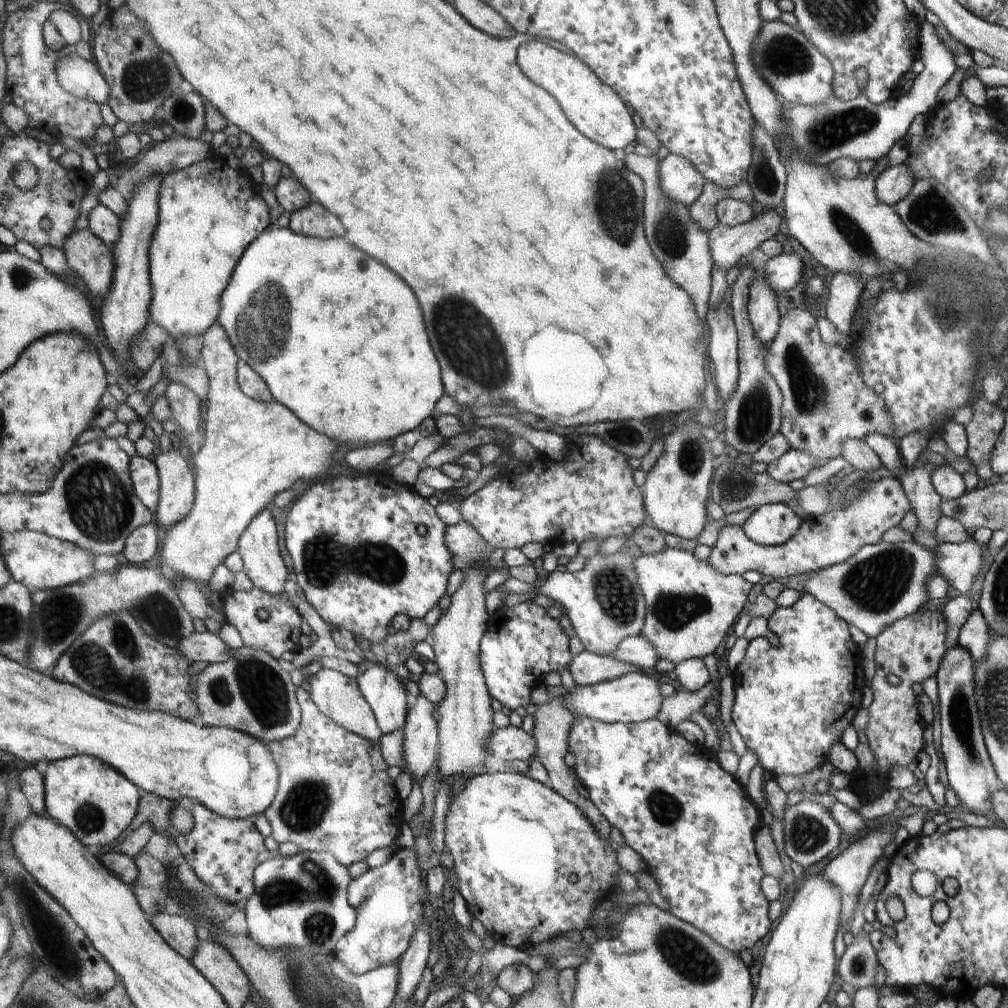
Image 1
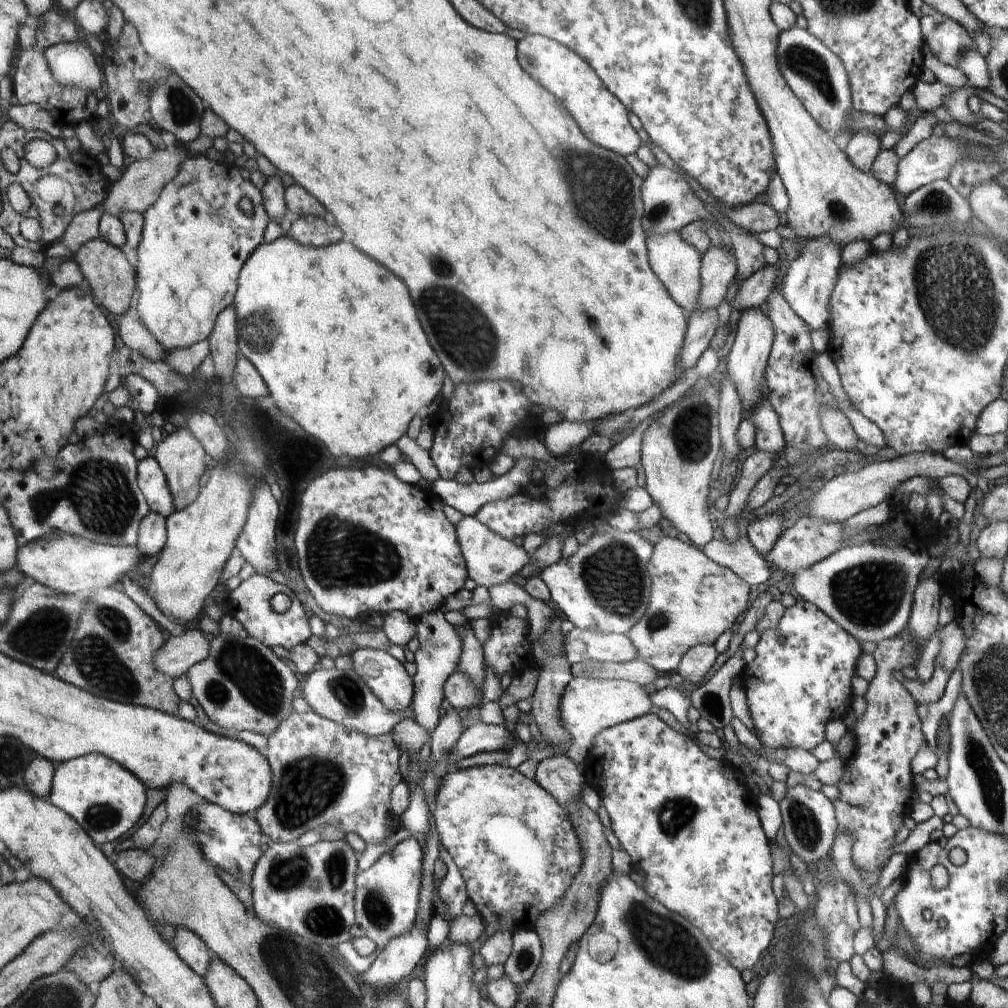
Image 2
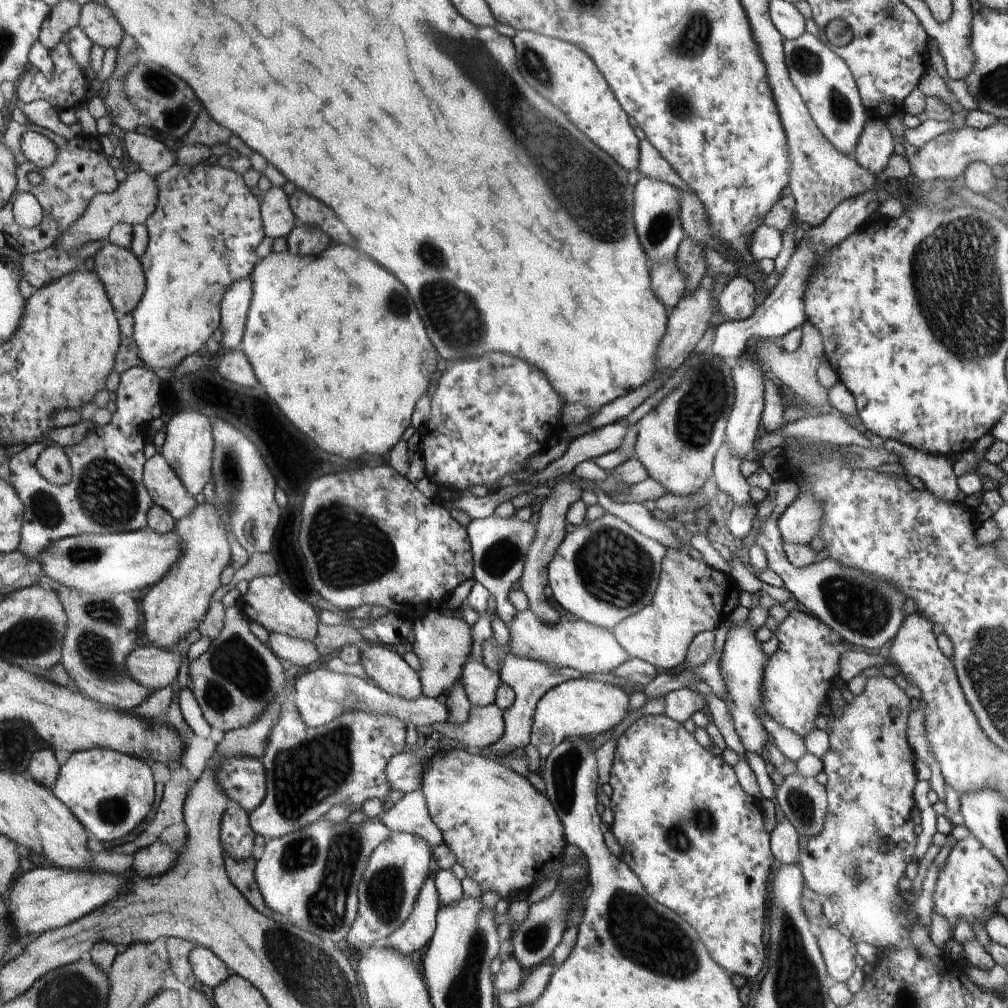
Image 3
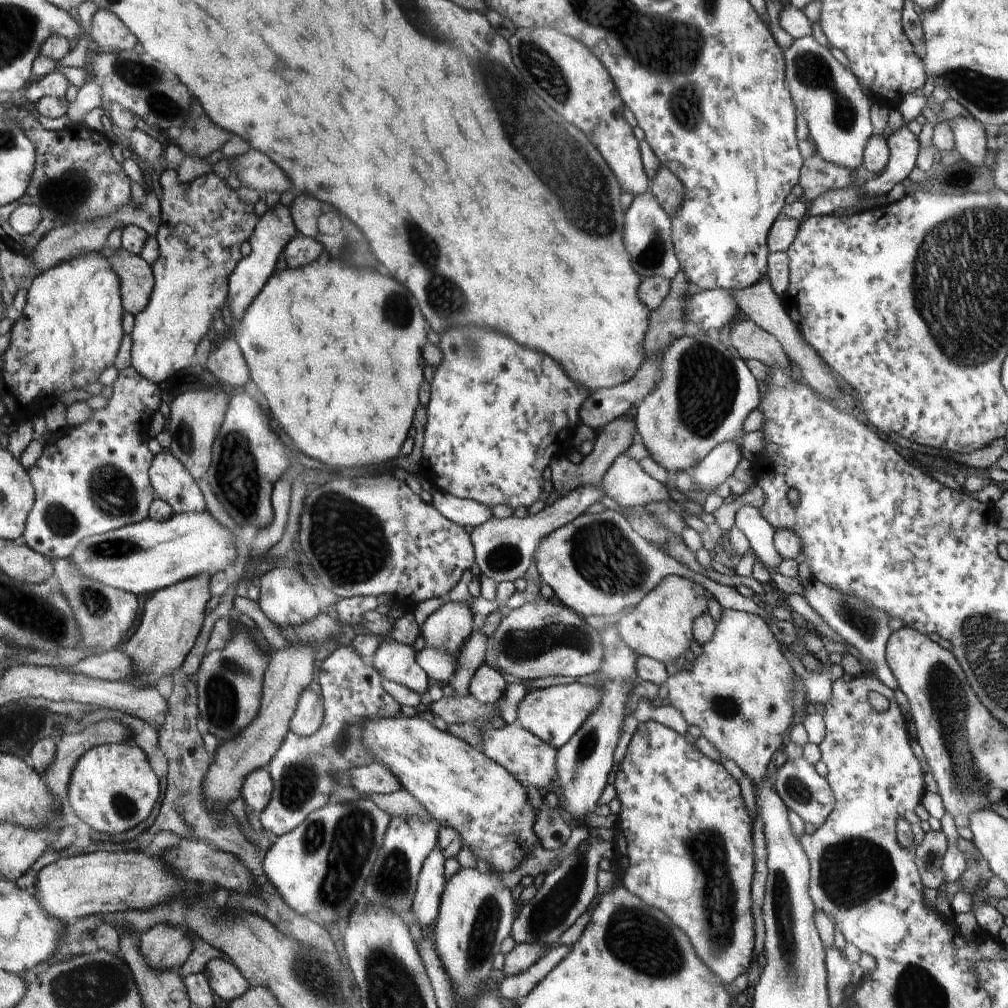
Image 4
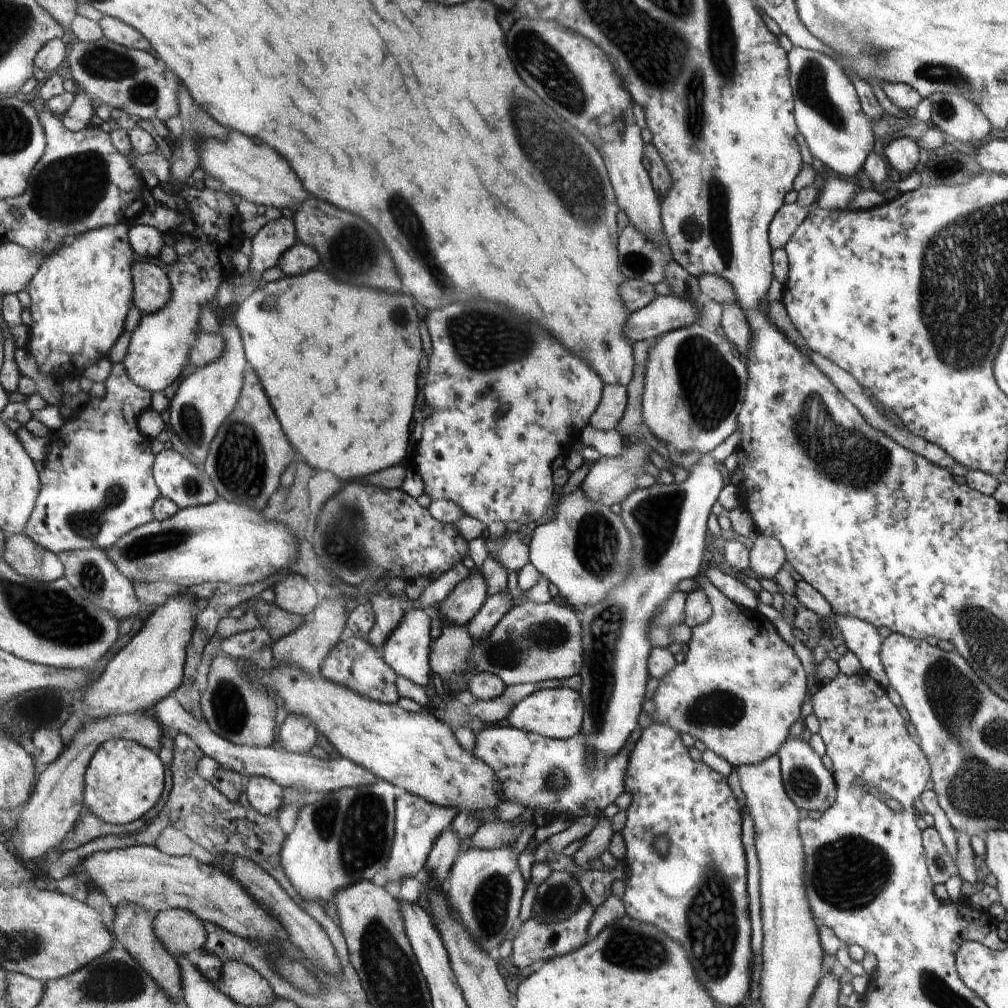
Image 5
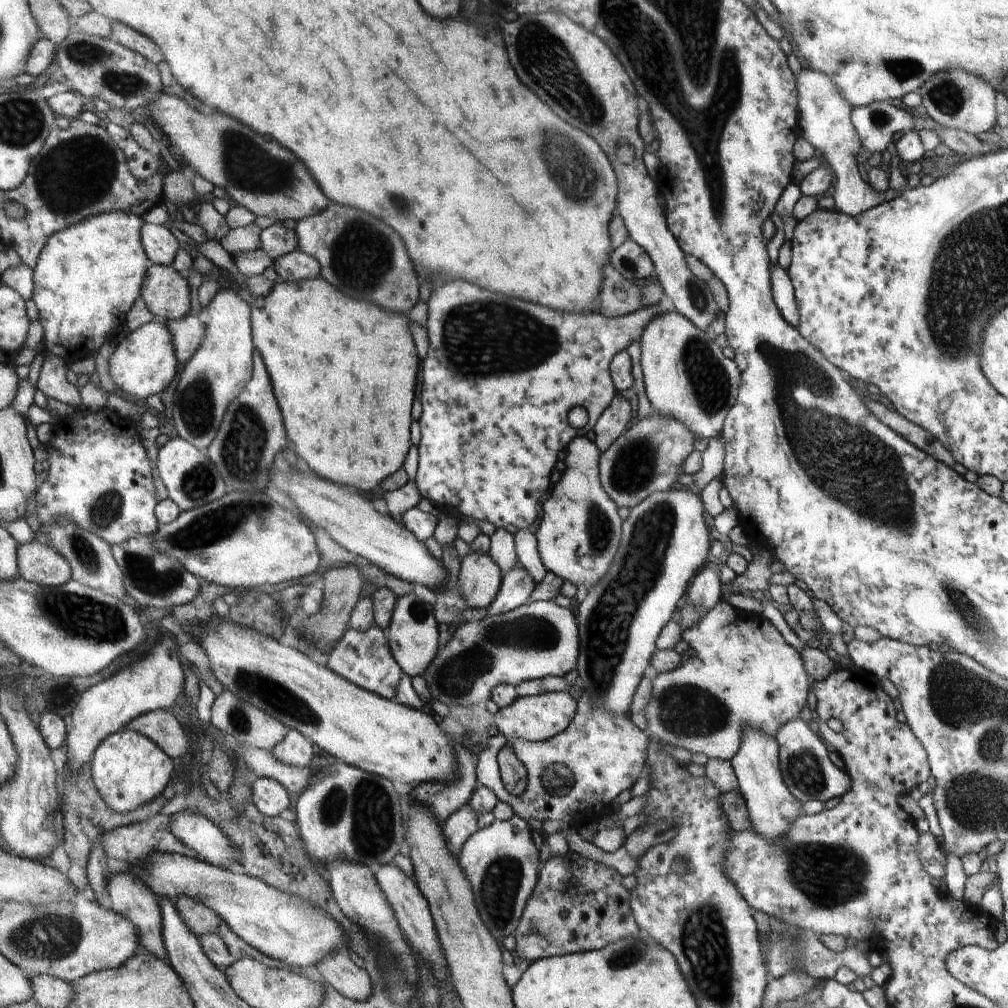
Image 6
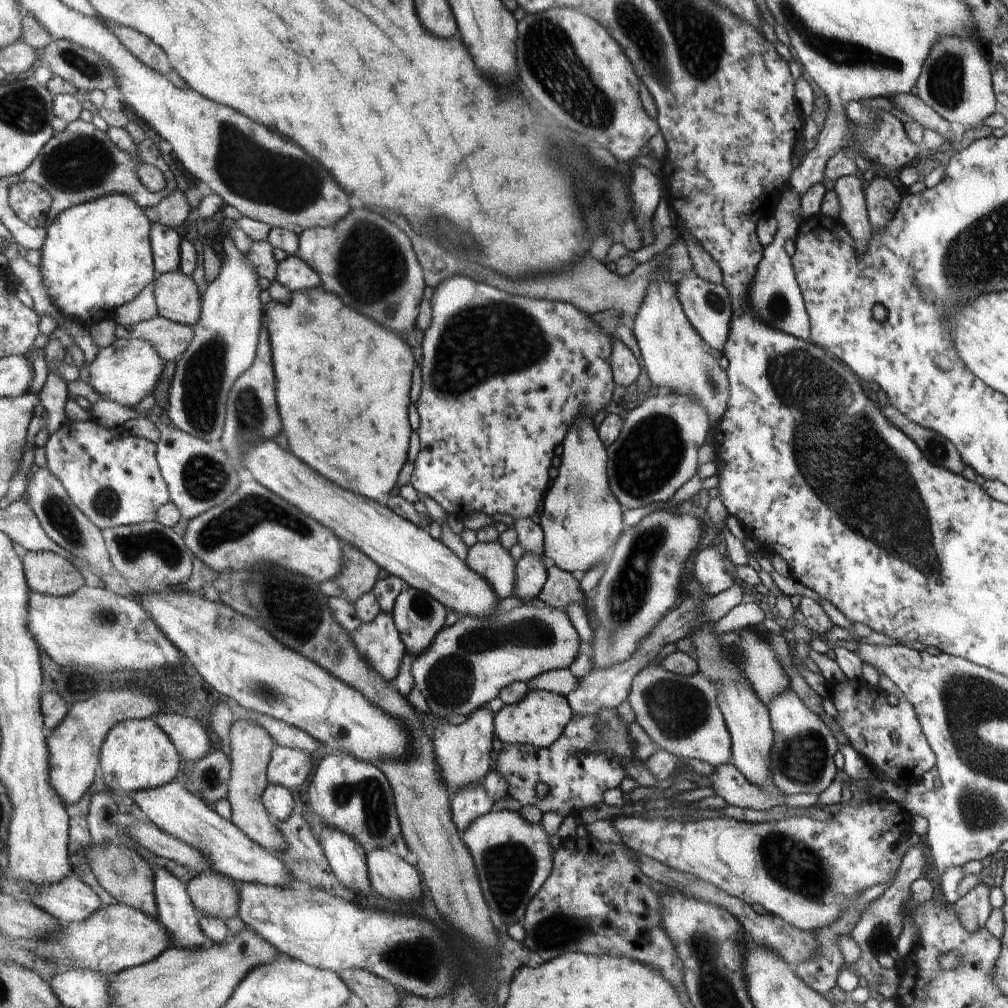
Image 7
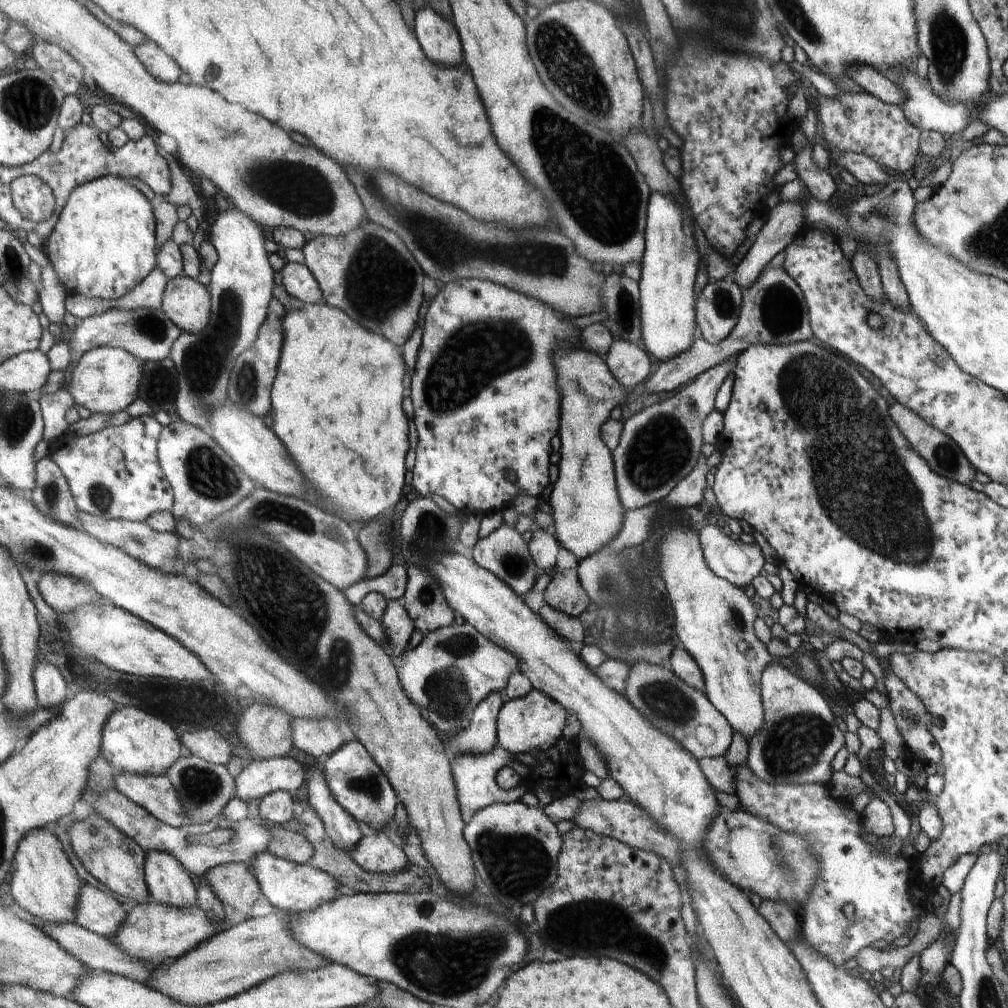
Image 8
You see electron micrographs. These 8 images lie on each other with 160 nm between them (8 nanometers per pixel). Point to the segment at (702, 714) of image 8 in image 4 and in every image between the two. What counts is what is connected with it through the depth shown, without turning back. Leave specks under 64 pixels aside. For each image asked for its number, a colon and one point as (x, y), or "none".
4: (740, 693)
5: (740, 688)
6: (745, 676)
7: (680, 714)

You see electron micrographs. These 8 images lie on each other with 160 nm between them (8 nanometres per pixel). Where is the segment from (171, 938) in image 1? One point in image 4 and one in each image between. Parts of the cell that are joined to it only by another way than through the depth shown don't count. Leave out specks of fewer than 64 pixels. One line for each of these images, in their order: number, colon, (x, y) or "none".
2: (191, 948)
3: (207, 967)
4: (225, 979)

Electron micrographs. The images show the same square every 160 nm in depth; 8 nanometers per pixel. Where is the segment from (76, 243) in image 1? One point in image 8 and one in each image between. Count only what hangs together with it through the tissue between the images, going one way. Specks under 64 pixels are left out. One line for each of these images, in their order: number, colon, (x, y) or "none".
2: (109, 271)
3: (120, 269)
4: (138, 280)
5: (152, 288)
6: (166, 294)
7: (176, 297)
8: (186, 302)

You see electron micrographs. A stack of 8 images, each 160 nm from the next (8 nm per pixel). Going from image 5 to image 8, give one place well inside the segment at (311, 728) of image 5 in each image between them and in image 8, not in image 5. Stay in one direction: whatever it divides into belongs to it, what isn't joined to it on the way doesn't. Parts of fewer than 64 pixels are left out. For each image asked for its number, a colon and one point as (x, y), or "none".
6: (295, 749)
7: (289, 767)
8: (259, 778)

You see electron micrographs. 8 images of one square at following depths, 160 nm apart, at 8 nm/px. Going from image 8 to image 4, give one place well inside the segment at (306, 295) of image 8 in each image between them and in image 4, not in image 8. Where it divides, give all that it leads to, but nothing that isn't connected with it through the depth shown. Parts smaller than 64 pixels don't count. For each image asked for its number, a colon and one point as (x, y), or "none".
4: (303, 250)
5: (301, 258)
6: (297, 265)
7: (292, 272)

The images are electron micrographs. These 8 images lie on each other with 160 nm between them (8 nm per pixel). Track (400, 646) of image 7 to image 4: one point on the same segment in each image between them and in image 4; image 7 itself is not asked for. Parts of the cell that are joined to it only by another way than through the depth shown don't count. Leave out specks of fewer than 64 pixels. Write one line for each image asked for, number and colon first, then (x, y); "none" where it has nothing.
4: (302, 770)
5: (355, 663)
6: (365, 658)

